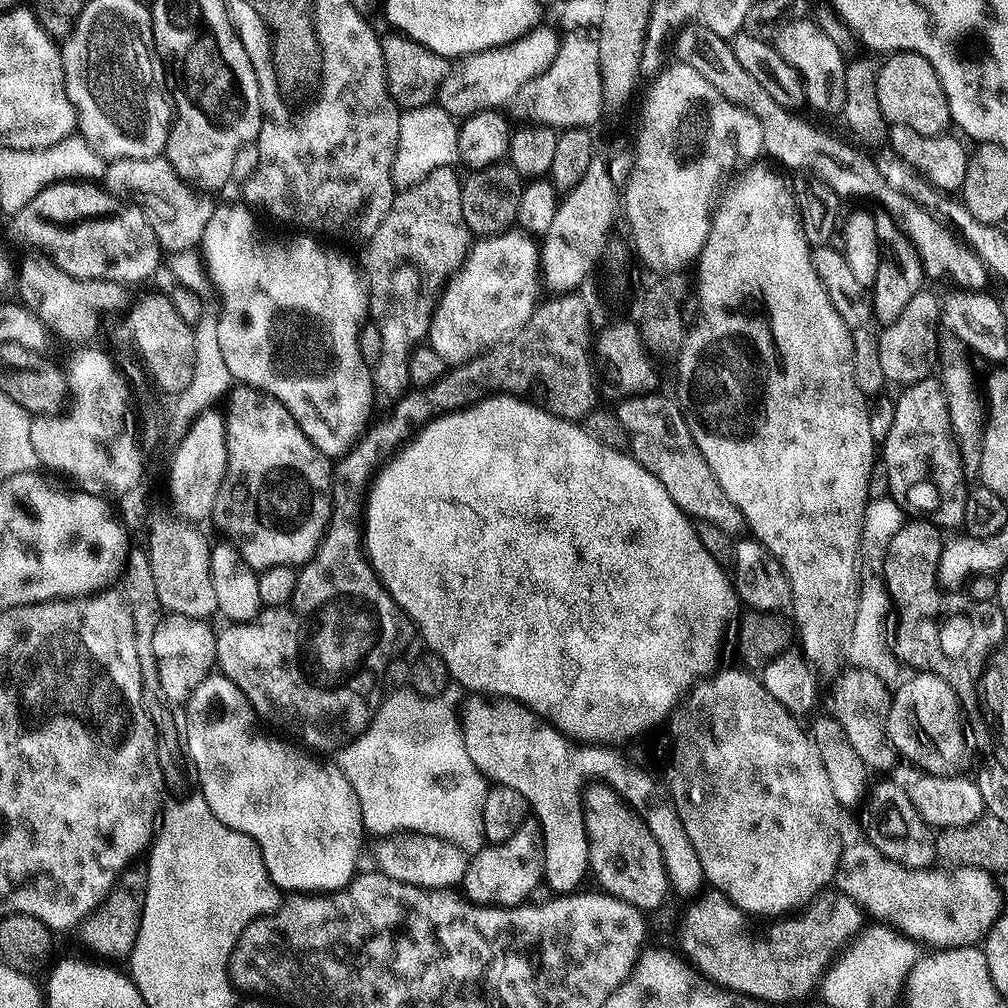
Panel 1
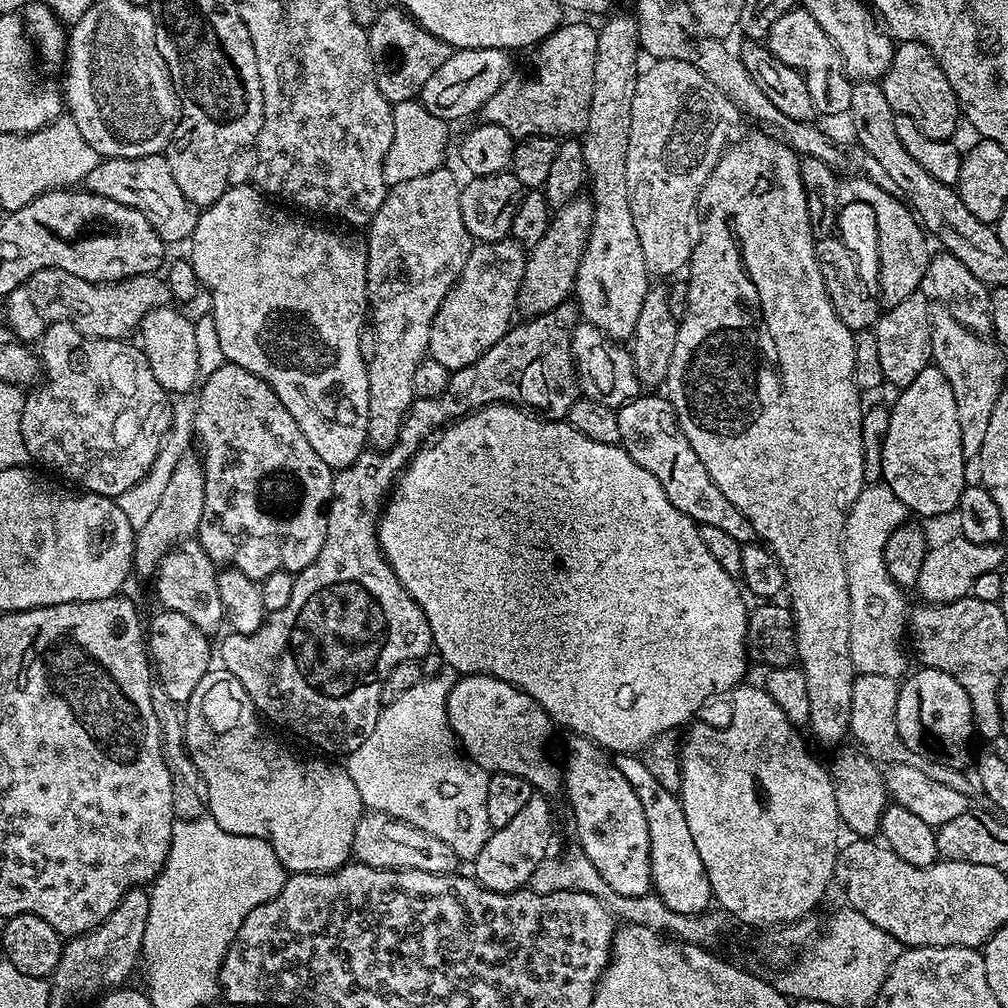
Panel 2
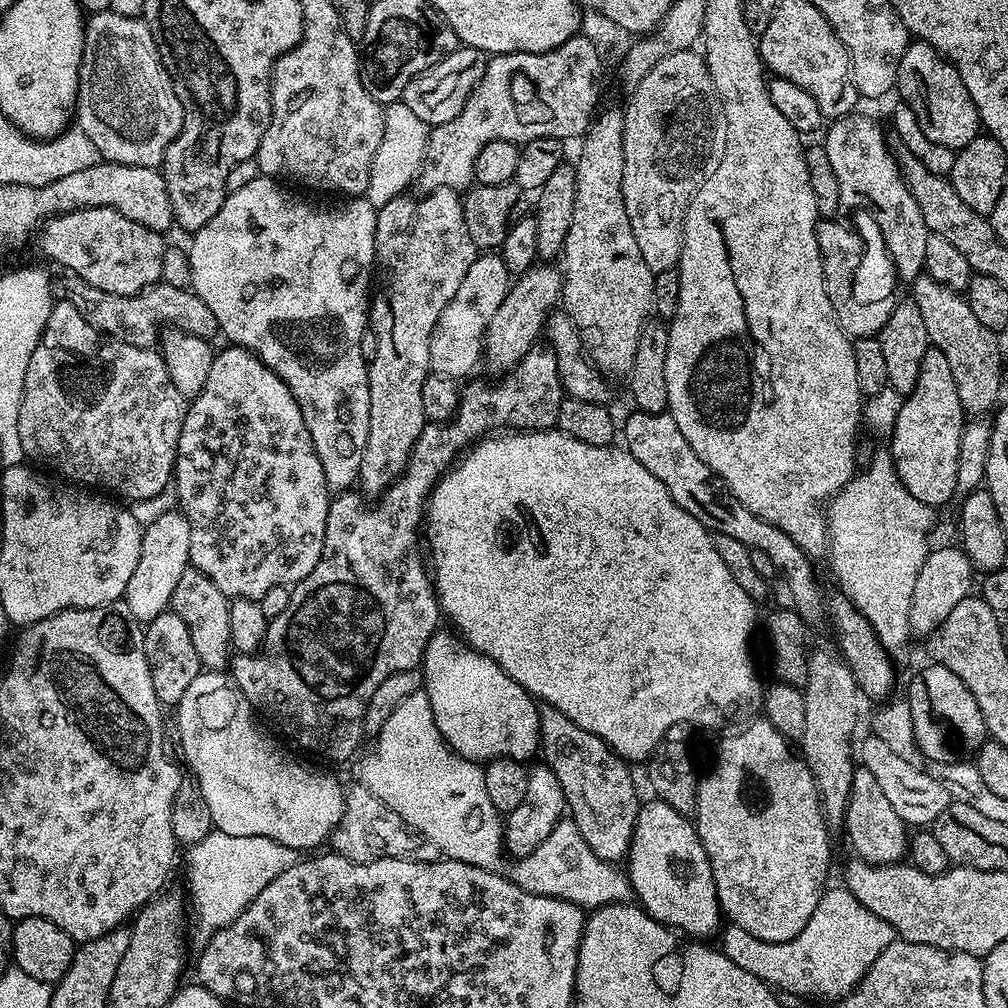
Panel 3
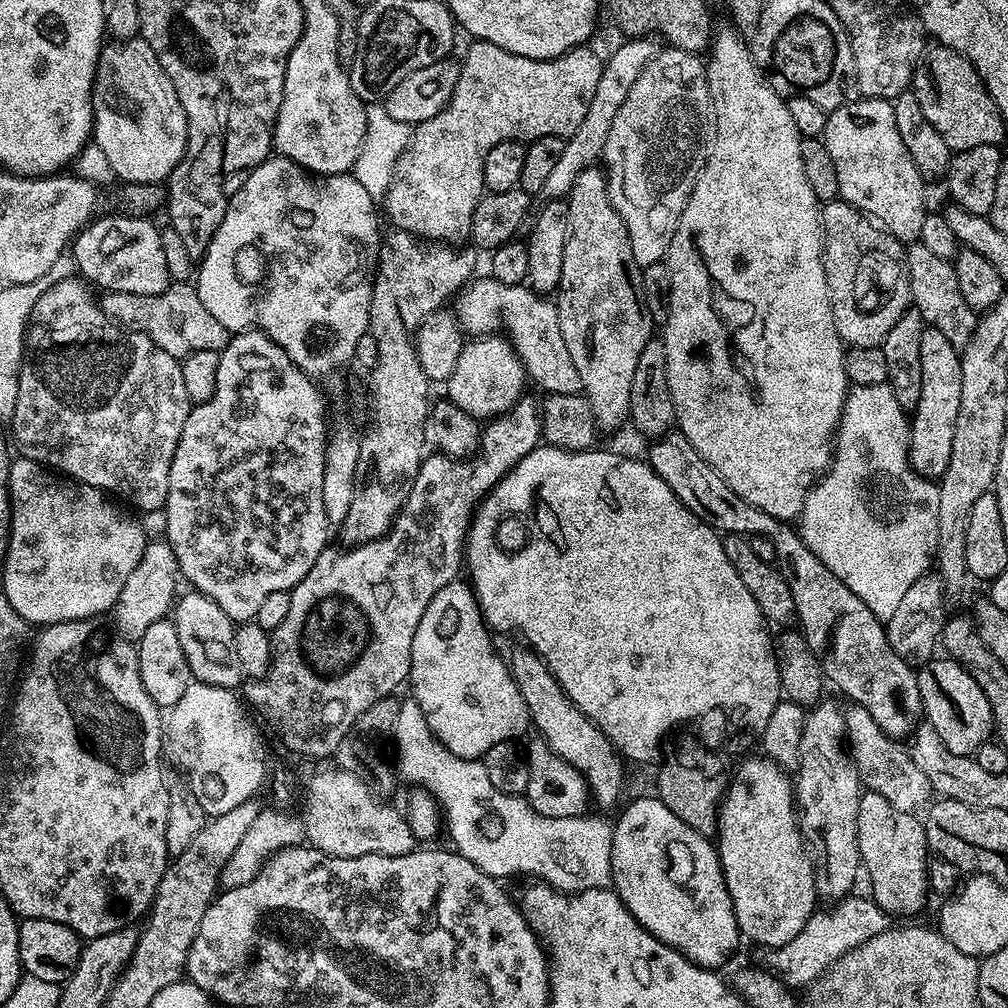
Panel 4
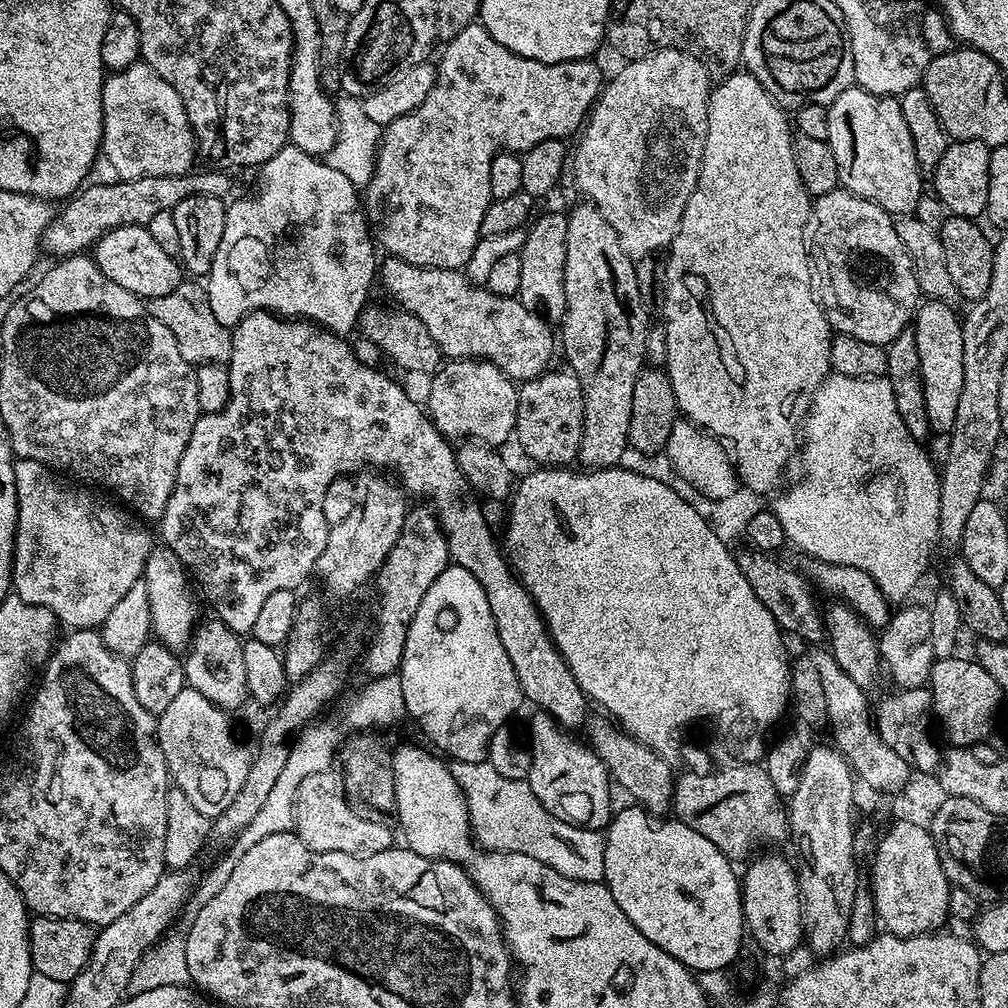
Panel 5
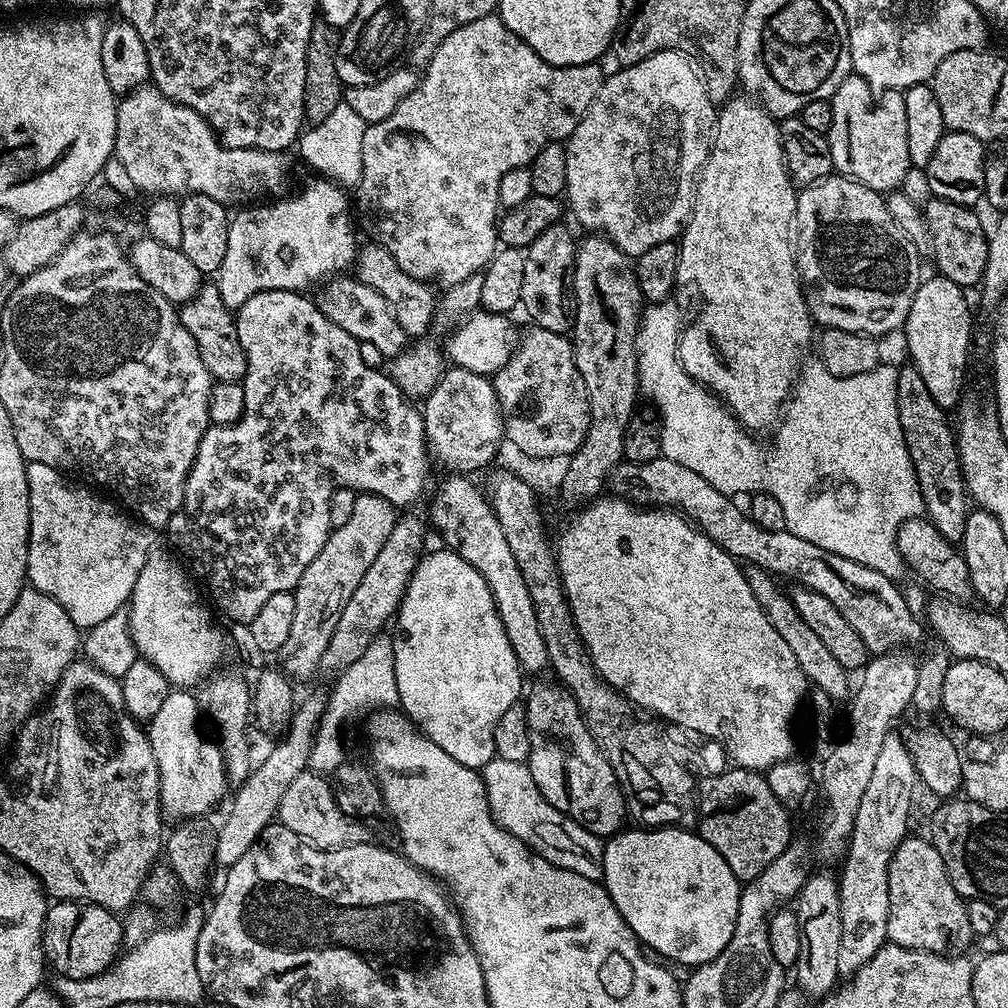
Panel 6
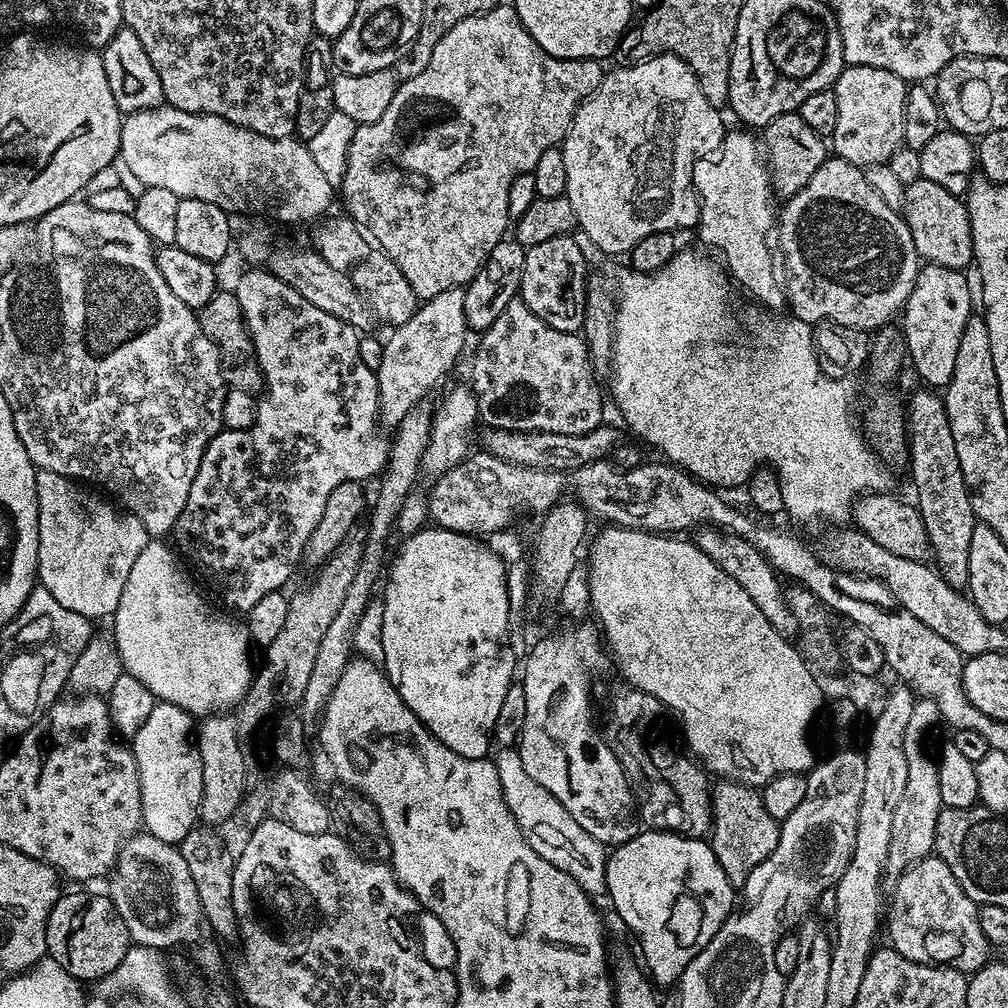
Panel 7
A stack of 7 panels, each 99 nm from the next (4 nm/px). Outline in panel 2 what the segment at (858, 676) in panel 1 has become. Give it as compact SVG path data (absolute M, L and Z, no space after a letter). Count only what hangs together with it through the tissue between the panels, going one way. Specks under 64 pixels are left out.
M859 673L856 681L854 681L854 694L850 694L850 722L848 727L851 739L856 739L857 742L855 741L855 743L862 746L863 751L867 752L877 762L883 762L888 766L894 764L916 766L918 770L922 770L922 774L926 774L926 778L934 778L934 782L942 782L942 786L950 786L950 790L958 790L963 796L975 797L974 794L977 795L978 788L973 777L967 771L940 764L937 760L918 759L916 753L908 749L906 742L902 742L896 725L899 693L897 681L882 678L882 674Z

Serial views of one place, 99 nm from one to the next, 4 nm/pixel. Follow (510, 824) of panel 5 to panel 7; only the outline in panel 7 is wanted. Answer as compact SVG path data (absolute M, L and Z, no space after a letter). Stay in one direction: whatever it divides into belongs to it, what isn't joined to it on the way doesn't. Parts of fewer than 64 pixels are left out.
M500 748L497 753L494 763L502 782L502 794L526 842L530 842L530 846L534 846L534 850L542 854L546 862L558 866L558 870L566 870L566 874L577 880L589 896L603 897L606 892L604 875L608 865L605 845L586 834L586 830L582 830L582 826L574 822L570 810L566 810L566 806L562 806L562 802L558 802L558 798L554 798L554 794L550 794L546 786L538 786L538 782L534 782L534 778L526 774L526 766L522 766L522 758L516 748Z

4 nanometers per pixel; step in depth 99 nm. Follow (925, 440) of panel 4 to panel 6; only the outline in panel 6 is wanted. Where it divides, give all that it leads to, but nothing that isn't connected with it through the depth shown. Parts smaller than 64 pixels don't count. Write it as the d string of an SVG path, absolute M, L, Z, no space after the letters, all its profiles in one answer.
M939 274L921 279L918 290L914 294L914 302L910 302L910 314L906 318L902 335L908 343L907 359L922 374L926 387L930 389L934 402L945 410L952 410L961 403L960 387L964 384L964 375L968 372L968 351L972 348L972 312L968 309L965 289L959 288L950 278Z

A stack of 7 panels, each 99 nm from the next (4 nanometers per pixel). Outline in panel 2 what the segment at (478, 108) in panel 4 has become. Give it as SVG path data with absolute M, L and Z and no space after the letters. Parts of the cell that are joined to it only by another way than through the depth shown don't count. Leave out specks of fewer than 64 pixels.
M561 23L560 27L555 28L545 40L541 40L535 49L536 57L532 60L529 68L524 68L521 72L516 70L509 71L507 78L502 82L498 91L484 103L482 116L487 123L497 124L507 130L511 136L523 138L525 136L551 136L553 138L576 138L583 133L588 115L590 114L590 98L594 94L594 58L598 54L598 31L595 27L591 28L588 24L568 24Z

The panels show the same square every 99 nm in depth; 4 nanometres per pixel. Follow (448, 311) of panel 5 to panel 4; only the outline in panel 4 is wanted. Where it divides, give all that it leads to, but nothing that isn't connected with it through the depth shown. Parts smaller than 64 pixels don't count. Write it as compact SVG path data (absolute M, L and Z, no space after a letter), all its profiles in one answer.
M491 275L473 278L468 281L454 296L454 315L460 323L461 329L469 337L487 336L489 334L503 334L511 340L512 347L516 349L518 358L522 362L527 379L532 380L540 388L545 388L545 393L557 396L558 394L581 395L578 369L570 358L570 350L566 350L566 338L562 338L562 326L558 326L558 310L555 303L547 295L533 292L524 284L507 284L492 279Z

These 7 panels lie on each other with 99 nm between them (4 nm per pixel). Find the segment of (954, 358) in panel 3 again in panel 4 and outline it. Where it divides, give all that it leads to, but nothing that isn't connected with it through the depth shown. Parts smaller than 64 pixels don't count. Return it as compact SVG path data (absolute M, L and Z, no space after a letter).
M919 242L909 243L907 248L906 271L912 291L911 303L922 314L927 327L942 330L942 334L950 338L957 350L963 349L974 334L978 314L970 306L966 306L966 298L962 298L962 290L958 290L955 263L951 259L938 257L929 247Z

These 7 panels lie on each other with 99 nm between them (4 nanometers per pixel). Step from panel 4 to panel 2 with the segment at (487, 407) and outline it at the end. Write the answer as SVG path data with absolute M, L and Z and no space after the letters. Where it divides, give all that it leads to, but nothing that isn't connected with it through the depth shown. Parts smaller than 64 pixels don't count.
M588 198L572 200L553 215L546 234L542 234L542 242L530 249L524 261L524 277L516 302L519 311L525 312L525 317L546 314L573 295L578 266L584 253L584 245L588 242L588 227L591 224L592 201Z

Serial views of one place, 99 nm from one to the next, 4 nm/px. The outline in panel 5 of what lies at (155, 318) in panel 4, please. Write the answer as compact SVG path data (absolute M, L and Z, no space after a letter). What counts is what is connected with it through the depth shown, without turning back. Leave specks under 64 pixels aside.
M181 282L177 288L170 290L170 294L162 294L151 300L150 311L158 322L162 322L162 326L169 328L170 334L174 334L174 342L178 342L178 350L182 350L182 358L186 358L188 364L227 365L232 353L232 328L222 326L222 322L214 318L203 283Z

